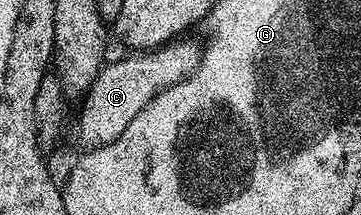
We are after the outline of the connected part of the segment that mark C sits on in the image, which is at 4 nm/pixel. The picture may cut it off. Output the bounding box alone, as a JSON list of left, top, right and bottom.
[78,40,203,148]

